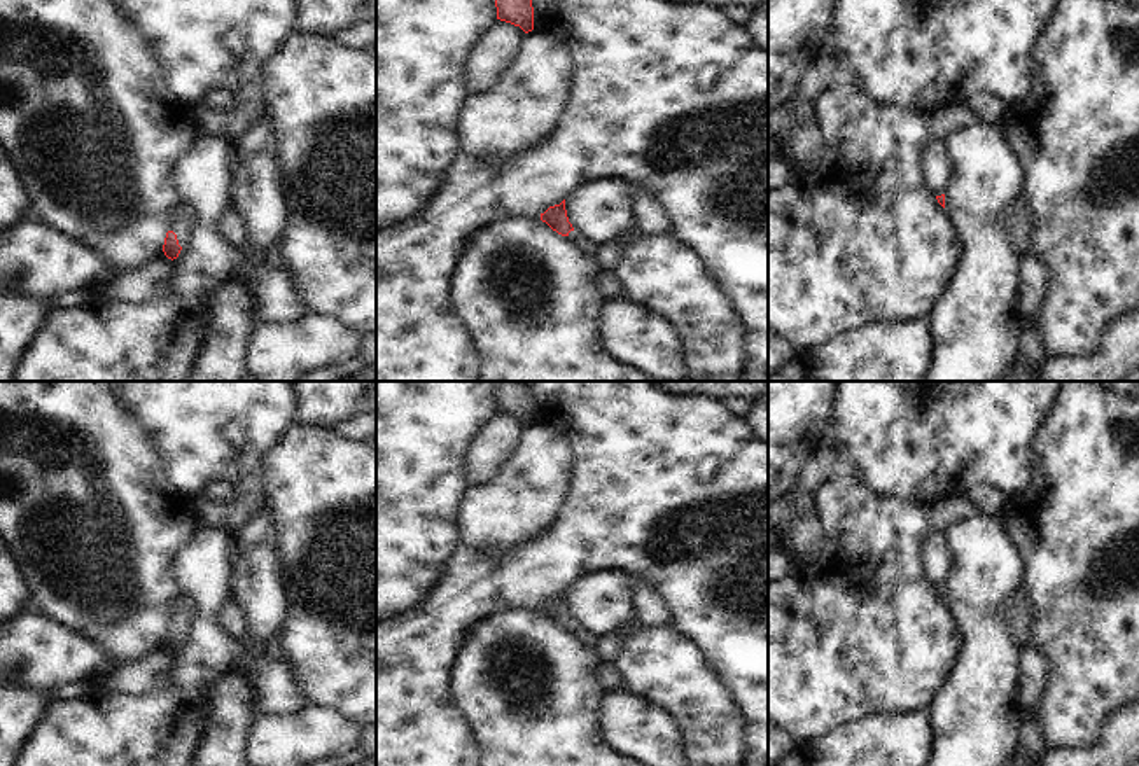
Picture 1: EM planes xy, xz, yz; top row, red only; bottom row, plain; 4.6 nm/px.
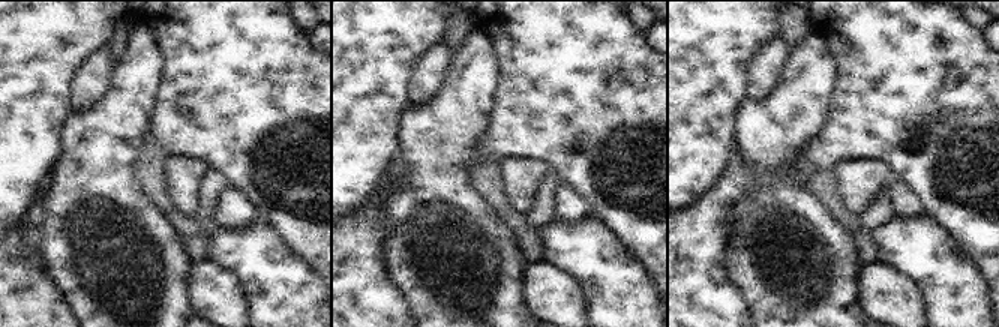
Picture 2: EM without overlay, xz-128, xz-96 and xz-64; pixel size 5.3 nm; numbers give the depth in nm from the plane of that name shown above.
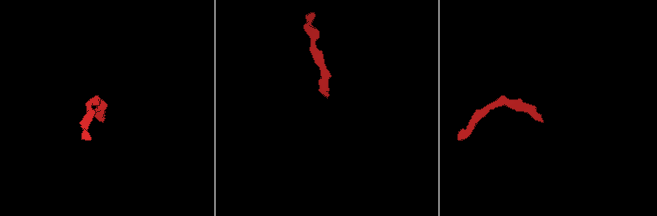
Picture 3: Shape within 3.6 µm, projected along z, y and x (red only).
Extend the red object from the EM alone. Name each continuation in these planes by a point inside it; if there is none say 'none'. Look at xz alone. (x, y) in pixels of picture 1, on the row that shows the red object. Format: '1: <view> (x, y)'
1: xz (583, 243)

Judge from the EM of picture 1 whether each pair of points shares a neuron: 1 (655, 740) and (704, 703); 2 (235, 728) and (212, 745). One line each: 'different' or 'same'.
1: different
2: same

